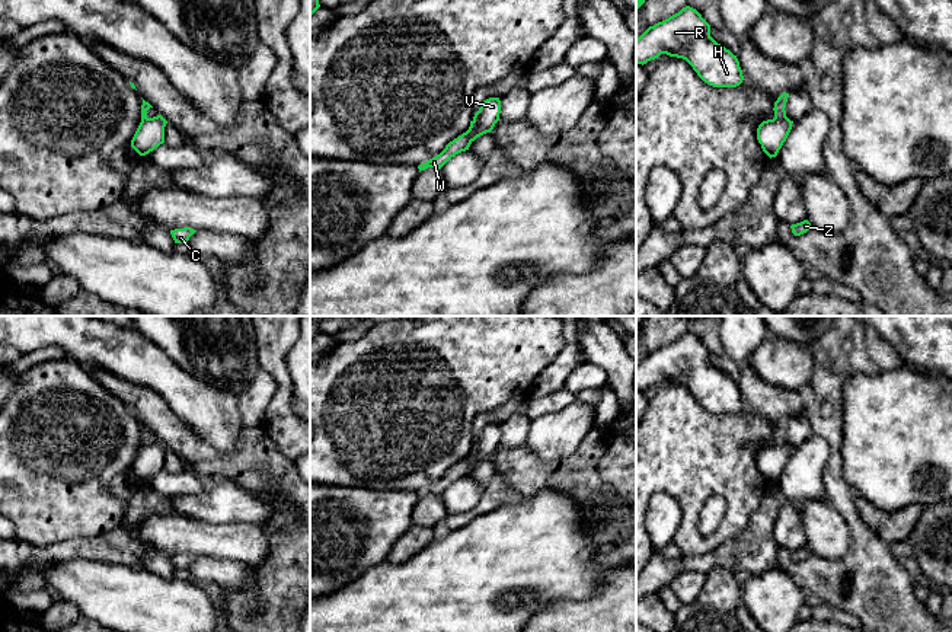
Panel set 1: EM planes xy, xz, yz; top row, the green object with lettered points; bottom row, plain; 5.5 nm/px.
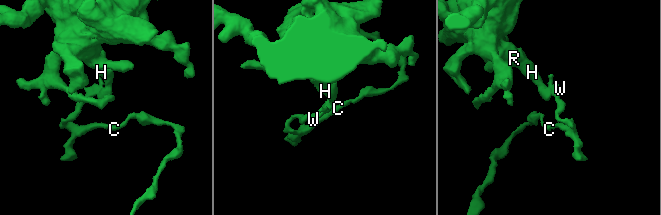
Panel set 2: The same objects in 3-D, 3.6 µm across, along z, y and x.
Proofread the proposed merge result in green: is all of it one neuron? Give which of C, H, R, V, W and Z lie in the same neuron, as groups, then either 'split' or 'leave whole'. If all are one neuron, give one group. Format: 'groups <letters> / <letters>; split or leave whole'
groups C W Z / H R V; split

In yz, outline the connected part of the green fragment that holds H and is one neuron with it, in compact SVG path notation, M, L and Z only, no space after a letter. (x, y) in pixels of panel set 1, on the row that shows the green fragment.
M690 6L649 26L636 39L636 64L661 54L686 60L713 87L737 87L744 80L737 55L710 36L710 25Z

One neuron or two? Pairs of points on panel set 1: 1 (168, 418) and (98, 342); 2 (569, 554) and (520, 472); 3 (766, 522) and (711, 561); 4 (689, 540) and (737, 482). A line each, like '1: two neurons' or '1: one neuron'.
1: two neurons
2: two neurons
3: one neuron
4: one neuron

